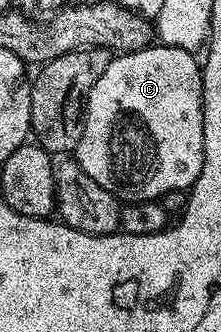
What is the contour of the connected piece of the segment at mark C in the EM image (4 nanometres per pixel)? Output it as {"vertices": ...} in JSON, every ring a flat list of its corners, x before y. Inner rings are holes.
{"vertices":[[160,42,134,52,122,52,114,55,109,61,107,70,103,70,103,74,99,74,95,86,89,91,89,99,85,101,85,125,75,149,75,159,82,170,93,178,99,186,122,202,157,200,168,192,192,188,203,170,203,142,205,139,203,138,203,106,201,105,201,70,202,65,194,53,182,48,172,48]]}

